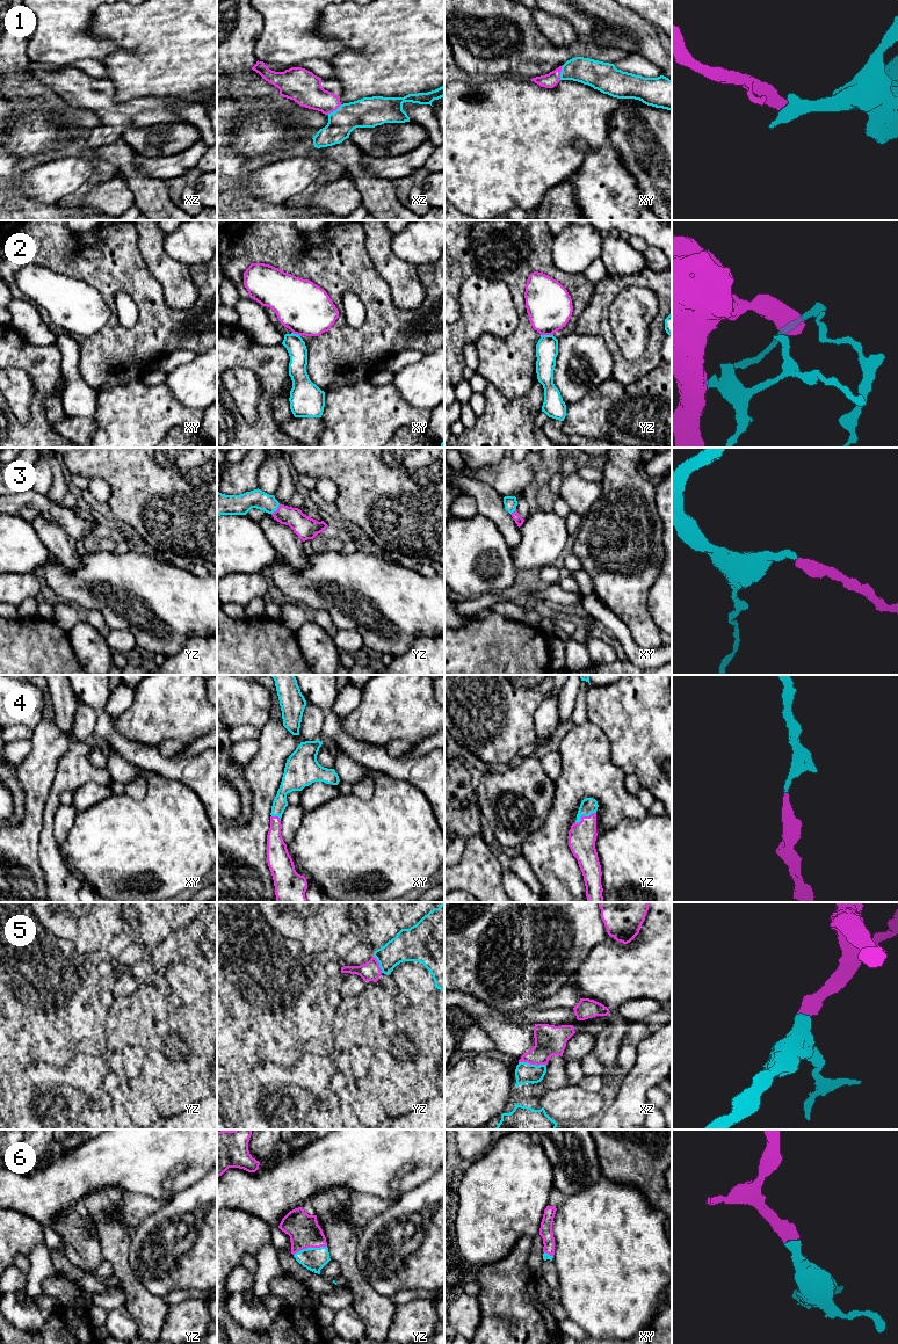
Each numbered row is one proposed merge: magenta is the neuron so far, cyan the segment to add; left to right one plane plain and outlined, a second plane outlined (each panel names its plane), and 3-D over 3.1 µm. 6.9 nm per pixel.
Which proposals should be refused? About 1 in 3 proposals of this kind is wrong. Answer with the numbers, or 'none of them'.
2

